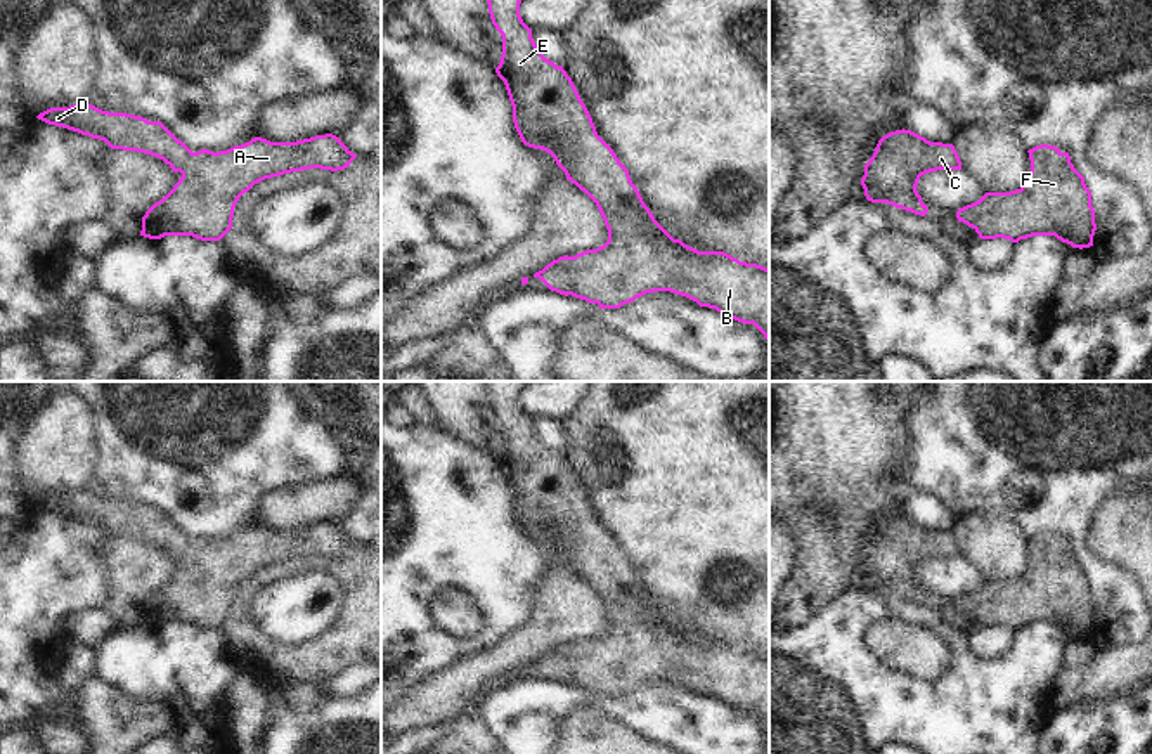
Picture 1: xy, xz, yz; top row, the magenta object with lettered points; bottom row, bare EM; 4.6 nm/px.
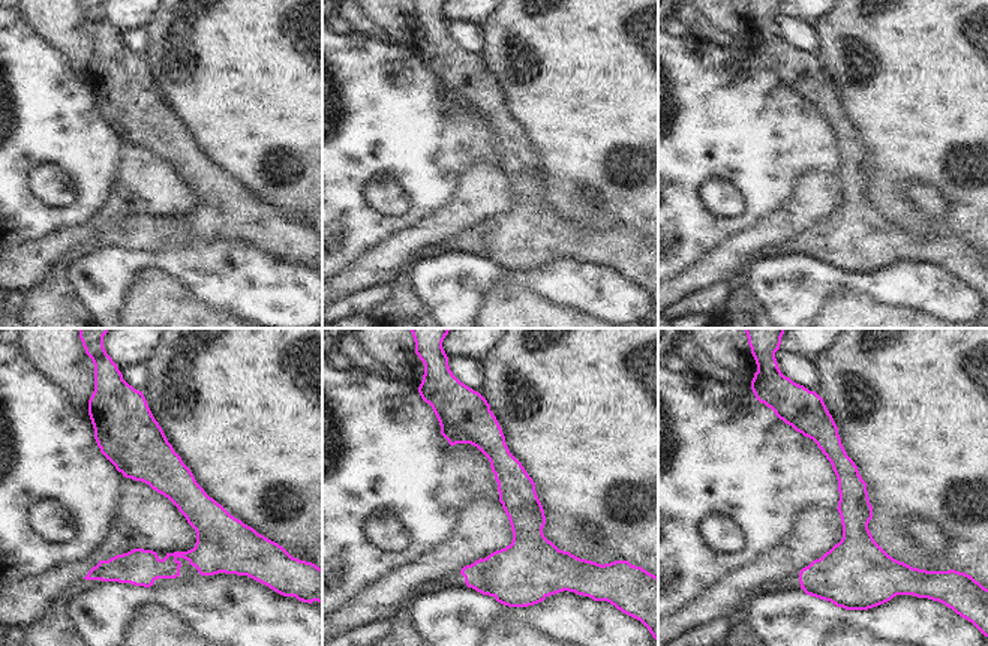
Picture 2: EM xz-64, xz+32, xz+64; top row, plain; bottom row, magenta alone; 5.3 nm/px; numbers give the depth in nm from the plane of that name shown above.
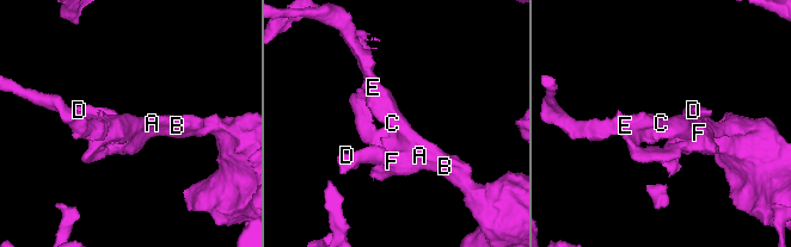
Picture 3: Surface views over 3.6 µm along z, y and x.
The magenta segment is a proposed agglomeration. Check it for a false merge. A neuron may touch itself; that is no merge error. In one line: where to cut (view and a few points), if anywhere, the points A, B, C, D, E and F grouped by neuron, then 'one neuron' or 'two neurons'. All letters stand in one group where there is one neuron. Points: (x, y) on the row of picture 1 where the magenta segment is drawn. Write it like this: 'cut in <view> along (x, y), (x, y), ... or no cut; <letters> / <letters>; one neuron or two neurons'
no cut; A B C D E F; one neuron

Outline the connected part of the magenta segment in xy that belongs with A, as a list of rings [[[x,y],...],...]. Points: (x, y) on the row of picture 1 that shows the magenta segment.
[[[87,101],[50,107],[36,118],[104,140],[111,149],[156,156],[182,173],[173,189],[142,217],[140,236],[149,239],[192,236],[220,241],[232,229],[236,203],[255,184],[310,168],[345,170],[357,158],[333,133],[296,142],[255,137],[227,151],[192,153],[161,121],[102,111]]]

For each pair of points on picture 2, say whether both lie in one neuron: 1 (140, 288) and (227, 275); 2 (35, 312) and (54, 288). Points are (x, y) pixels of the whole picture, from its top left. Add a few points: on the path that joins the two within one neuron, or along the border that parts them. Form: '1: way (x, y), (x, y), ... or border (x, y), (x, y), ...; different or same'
1: border (144, 269), (165, 273), (204, 305); different
2: way (41, 306), (53, 294); same

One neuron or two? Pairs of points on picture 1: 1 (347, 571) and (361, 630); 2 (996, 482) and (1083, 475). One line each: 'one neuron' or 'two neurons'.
1: one neuron
2: one neuron

